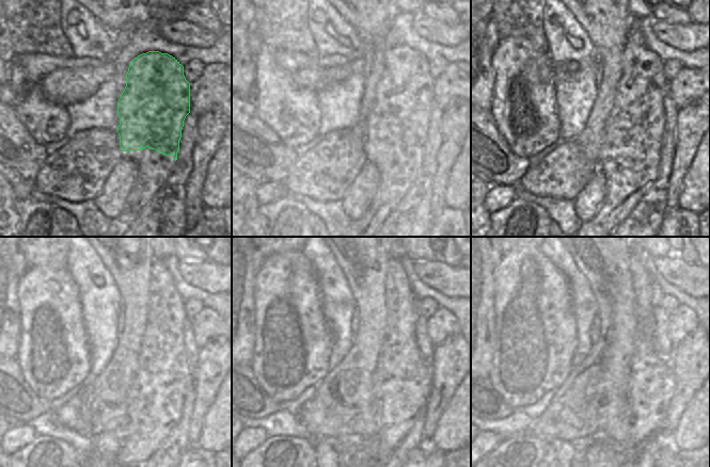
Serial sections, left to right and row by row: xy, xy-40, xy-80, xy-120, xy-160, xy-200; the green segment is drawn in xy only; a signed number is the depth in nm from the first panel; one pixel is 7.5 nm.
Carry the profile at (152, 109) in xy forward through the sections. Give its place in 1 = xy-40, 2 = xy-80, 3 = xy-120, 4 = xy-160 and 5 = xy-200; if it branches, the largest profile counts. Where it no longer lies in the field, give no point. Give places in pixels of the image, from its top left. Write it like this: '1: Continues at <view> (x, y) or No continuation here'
1: Continues at xy-40 (398, 119)
2: Continues at xy-80 (636, 118)
3: Continues at xy-120 (162, 361)
4: Continues at xy-160 (399, 358)
5: Continues at xy-200 (650, 370).

